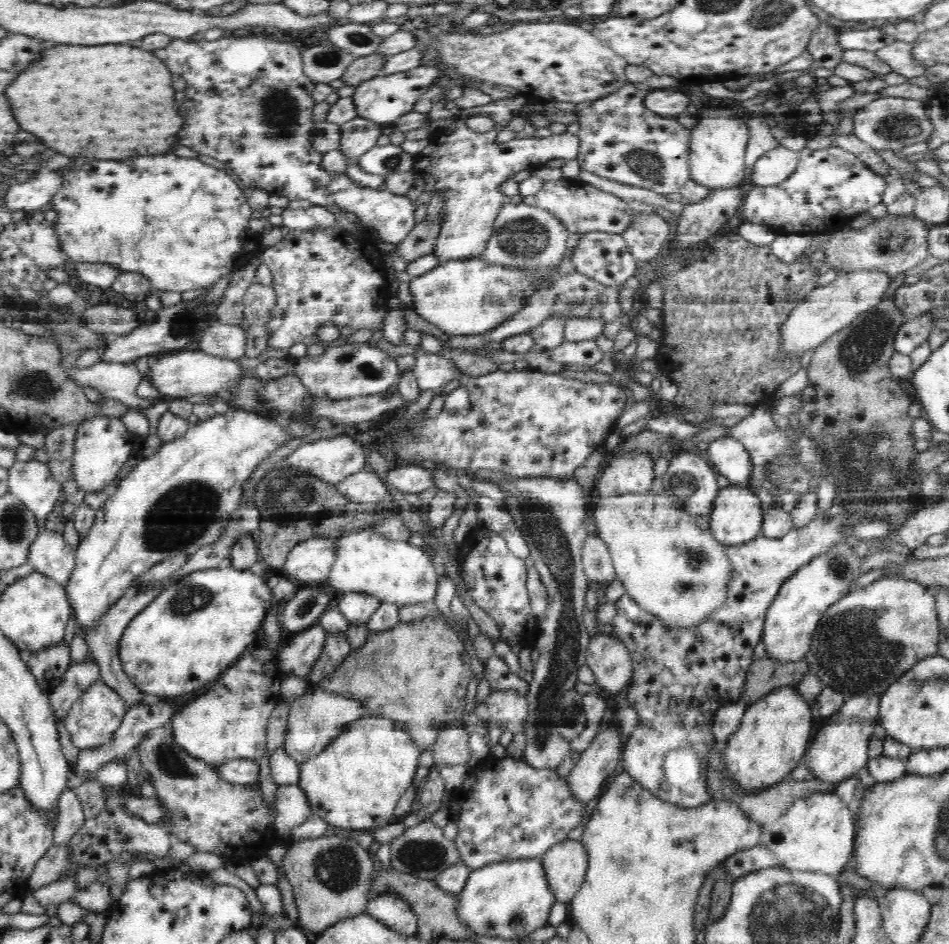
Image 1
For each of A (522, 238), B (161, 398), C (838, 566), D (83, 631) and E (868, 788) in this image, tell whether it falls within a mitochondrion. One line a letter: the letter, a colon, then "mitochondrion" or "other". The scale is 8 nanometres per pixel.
A: mitochondrion
B: other
C: mitochondrion
D: other
E: other

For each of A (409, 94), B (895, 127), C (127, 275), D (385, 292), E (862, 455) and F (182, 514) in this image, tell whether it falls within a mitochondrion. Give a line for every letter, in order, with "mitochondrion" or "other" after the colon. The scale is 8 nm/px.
A: other
B: mitochondrion
C: other
D: other
E: mitochondrion
F: mitochondrion

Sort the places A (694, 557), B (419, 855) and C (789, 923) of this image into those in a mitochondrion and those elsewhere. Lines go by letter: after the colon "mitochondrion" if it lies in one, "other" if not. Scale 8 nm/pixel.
A: mitochondrion
B: mitochondrion
C: mitochondrion

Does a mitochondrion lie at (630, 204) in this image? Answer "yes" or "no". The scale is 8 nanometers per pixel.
no

